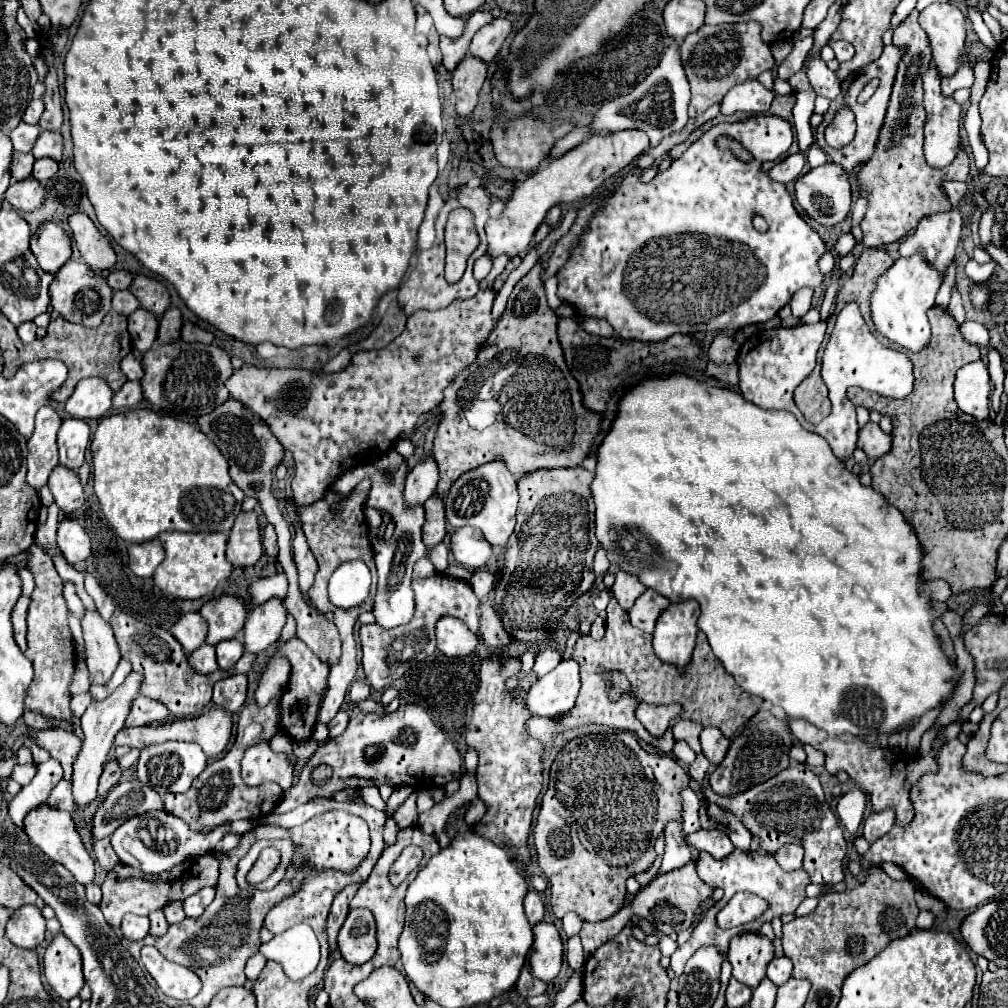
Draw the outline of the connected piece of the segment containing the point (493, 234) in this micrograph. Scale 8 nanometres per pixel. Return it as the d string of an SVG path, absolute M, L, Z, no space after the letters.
M624 130L624 132L614 132L612 136L592 136L584 140L580 146L568 150L560 158L554 158L548 162L548 166L542 166L534 176L530 176L526 182L518 184L514 190L514 196L508 200L504 208L502 220L488 220L486 232L488 232L488 254L492 258L500 254L510 254L516 256L524 252L538 230L540 222L546 218L548 210L556 204L572 204L576 200L582 200L586 196L592 196L598 186L602 186L604 180L610 176L618 174L632 158L642 154L650 146L648 136L640 130Z

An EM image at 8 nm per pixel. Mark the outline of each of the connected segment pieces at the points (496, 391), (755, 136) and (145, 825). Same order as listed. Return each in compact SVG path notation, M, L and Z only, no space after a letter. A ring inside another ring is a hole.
M536 262L532 270L514 286L506 312L500 318L500 322L496 322L496 328L492 330L488 344L484 344L482 350L478 352L476 364L470 364L470 368L460 372L456 380L444 390L444 402L440 404L442 422L434 438L434 460L440 472L436 494L440 498L448 494L448 488L464 472L478 468L480 464L488 464L492 460L502 460L514 476L524 476L540 468L580 466L582 460L588 456L594 438L602 432L604 416L598 412L588 412L584 408L580 384L576 384L576 378L568 372L568 366L564 364L564 350L560 348L560 342L556 336L558 316L554 310L550 310L546 302L542 274L544 274L542 262ZM490 398L502 404L502 410L496 422L484 430L472 428L468 420L464 418L464 408L472 404L474 400L490 400Z
M752 116L746 122L736 122L736 124L716 124L712 126L708 132L704 132L678 160L674 160L670 164L670 168L658 176L654 176L652 182L642 184L640 176L636 174L628 174L622 178L622 184L606 196L604 208L600 208L596 212L596 220L590 222L588 232L582 234L580 246L576 246L572 250L570 260L558 270L558 296L572 304L574 310L578 310L578 314L582 316L594 316L594 318L604 318L608 320L608 324L614 328L614 332L620 338L626 340L640 340L640 342L662 342L666 338L670 338L672 334L698 334L698 332L716 332L716 330L724 330L724 332L736 332L740 328L744 328L746 324L764 324L766 320L774 318L780 308L784 308L792 296L796 294L796 290L808 286L808 288L816 288L822 284L824 274L818 268L818 260L820 256L828 250L824 240L818 236L818 232L814 232L796 212L792 198L786 190L784 184L772 182L768 178L766 172L760 170L760 166L768 160L776 160L780 158L790 146L792 146L792 126L790 122L778 118L778 116ZM722 132L730 134L734 140L740 140L750 154L754 156L752 162L740 162L736 160L730 152L722 152L716 148L716 136L720 136ZM760 214L766 222L768 222L768 230L766 232L758 232L752 226L752 216Z
M158 810L158 812L148 812L142 816L134 816L130 820L126 820L122 826L118 826L114 830L114 834L110 836L112 840L112 848L118 854L118 858L134 868L140 868L146 874L162 874L166 870L170 870L172 866L184 862L190 854L204 854L208 850L214 850L214 846L218 844L218 840L226 834L226 832L238 832L244 834L248 830L252 830L256 826L256 822L252 820L238 820L232 822L226 828L216 828L208 834L202 832L194 832L188 828L186 822L182 822L180 818Z

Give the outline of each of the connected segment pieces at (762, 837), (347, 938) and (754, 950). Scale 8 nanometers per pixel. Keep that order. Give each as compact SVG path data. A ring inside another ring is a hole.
M698 754L696 760L688 766L690 776L702 786L702 794L708 802L720 806L722 810L734 814L750 832L760 840L760 844L772 842L796 842L804 848L804 870L812 876L812 884L820 882L842 882L844 880L844 856L848 852L844 832L834 816L818 776L806 768L806 764L792 762L786 770L774 778L752 786L748 792L736 796L718 796L708 784L704 784L708 768L708 758Z
M364 908L350 910L340 934L338 950L350 964L364 964L376 954L376 922Z
M744 932L732 938L726 958L732 964L732 976L750 988L756 988L766 976L768 962L774 958L774 944L762 934Z

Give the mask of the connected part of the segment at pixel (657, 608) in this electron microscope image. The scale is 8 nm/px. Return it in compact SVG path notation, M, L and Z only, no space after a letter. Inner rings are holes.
M646 590L644 594L638 596L638 600L634 602L634 608L628 612L630 620L636 628L644 630L644 632L652 632L656 618L660 616L660 612L670 604L670 600L666 596L660 596L658 592Z

